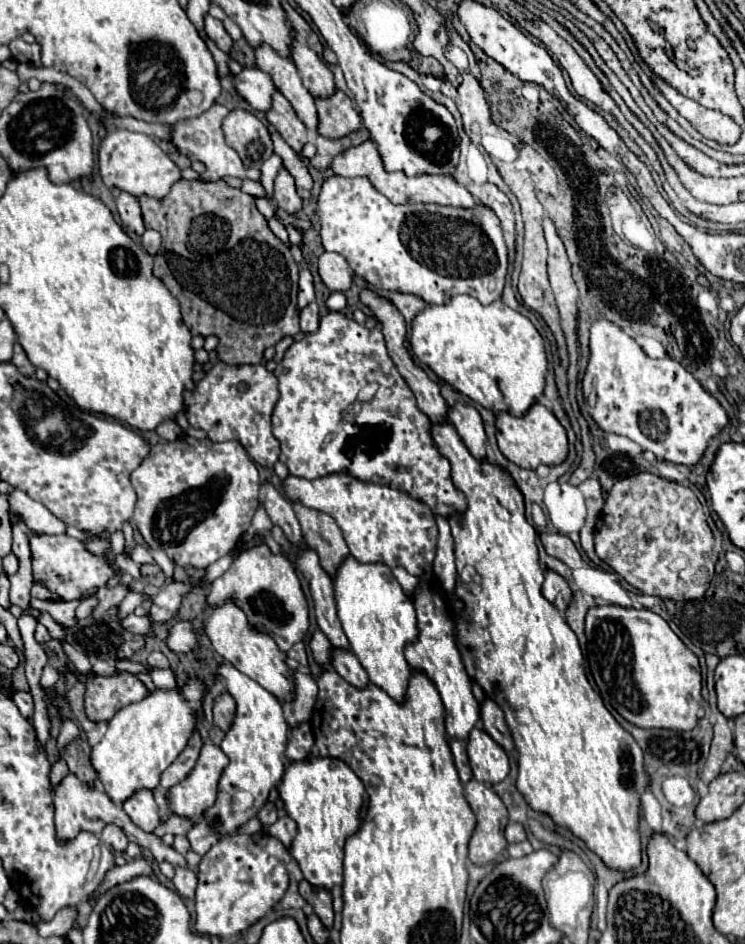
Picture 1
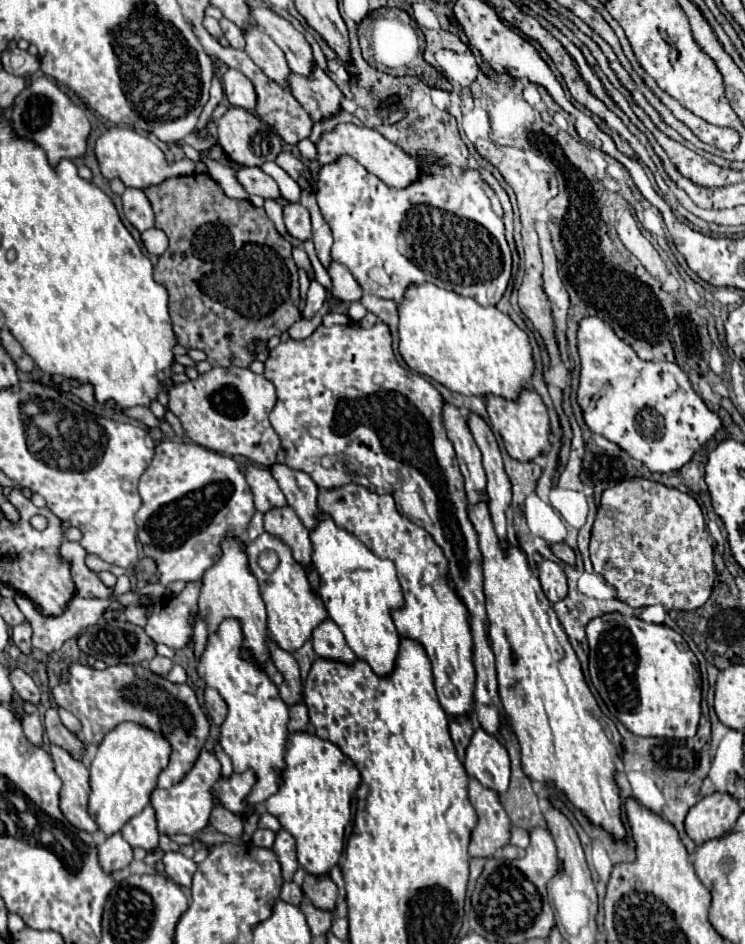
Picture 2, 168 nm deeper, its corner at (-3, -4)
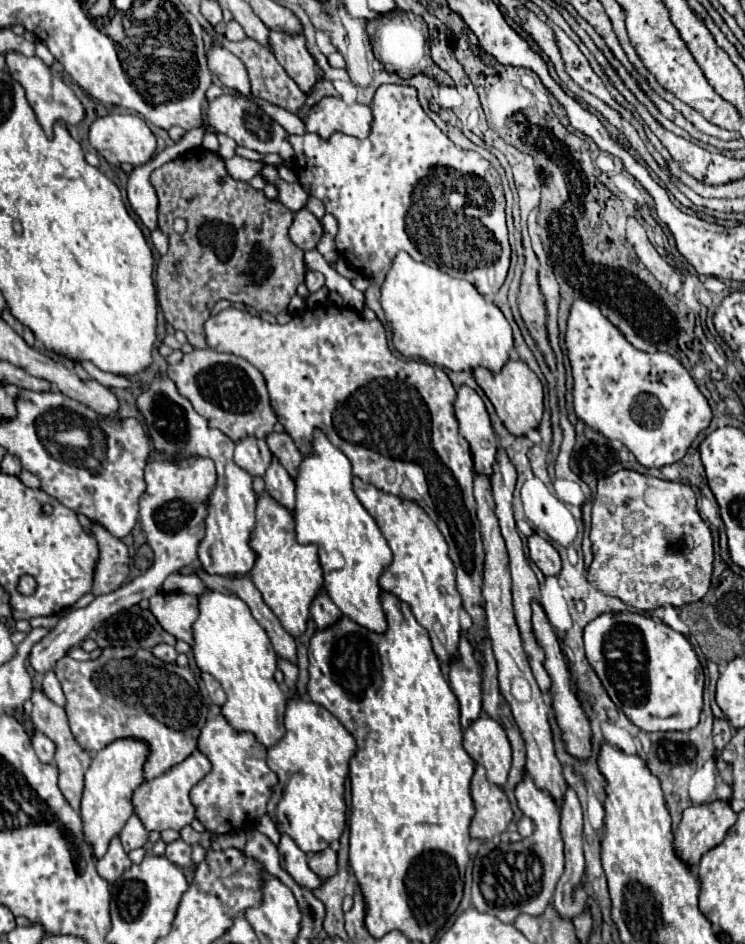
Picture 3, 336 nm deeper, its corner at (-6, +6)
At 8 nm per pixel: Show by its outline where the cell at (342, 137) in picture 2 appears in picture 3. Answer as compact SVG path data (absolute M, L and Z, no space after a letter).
M323 98L307 116L307 132L313 132L327 140L335 132L343 132L355 138L367 138L371 134L373 114L365 104L347 106L341 98Z

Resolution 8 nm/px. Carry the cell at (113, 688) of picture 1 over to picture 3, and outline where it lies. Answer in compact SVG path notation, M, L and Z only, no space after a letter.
M105 648L97 660L89 662L61 658L55 674L67 698L65 712L71 732L85 750L97 752L119 736L147 740L151 748L145 768L147 780L165 774L195 752L209 706L189 668L165 664L141 648Z

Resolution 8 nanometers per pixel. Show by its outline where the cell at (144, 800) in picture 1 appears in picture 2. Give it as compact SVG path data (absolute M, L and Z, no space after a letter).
M146 806L140 814L136 814L132 820L126 822L122 828L124 840L132 848L144 848L144 850L154 850L158 848L158 830L156 830L156 820L154 812L150 806Z

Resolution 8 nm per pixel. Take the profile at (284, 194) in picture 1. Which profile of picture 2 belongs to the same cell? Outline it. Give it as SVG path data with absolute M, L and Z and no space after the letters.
M288 204L284 208L284 224L290 236L294 236L300 242L306 242L312 238L312 226L310 226L310 212L300 204Z

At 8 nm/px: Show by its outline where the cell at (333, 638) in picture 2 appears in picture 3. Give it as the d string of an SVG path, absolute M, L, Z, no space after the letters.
M321 590L321 594L311 604L311 616L313 616L317 628L325 630L325 628L337 624L343 618L343 612L331 602L331 598L327 596L327 592Z

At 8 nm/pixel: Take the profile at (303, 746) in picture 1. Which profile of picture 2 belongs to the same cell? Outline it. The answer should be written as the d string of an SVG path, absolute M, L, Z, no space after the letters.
M296 702L290 706L290 722L288 722L288 730L290 732L300 732L300 730L308 730L308 710L304 706L304 702Z

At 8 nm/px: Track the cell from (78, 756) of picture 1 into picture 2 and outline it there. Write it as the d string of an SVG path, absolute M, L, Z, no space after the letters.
M48 708L46 710L46 714L44 714L44 726L46 726L46 734L48 734L50 742L66 748L74 758L82 760L86 746L60 722L60 716L58 716L56 708Z

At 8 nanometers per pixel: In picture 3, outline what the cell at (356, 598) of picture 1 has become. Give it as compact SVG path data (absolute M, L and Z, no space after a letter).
M315 430L313 454L303 458L295 478L295 536L299 544L315 544L319 548L319 562L323 568L323 588L335 606L359 626L383 634L387 618L381 604L379 578L391 564L393 554L387 540L379 532L377 522L363 508L351 488L351 462L335 448L321 430Z

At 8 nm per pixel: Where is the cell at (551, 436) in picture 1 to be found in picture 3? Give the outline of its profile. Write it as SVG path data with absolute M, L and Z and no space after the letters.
M509 360L503 366L503 372L493 374L487 372L485 368L475 368L473 372L477 384L485 392L485 396L491 400L495 406L495 412L503 426L513 434L513 436L525 436L529 430L537 430L541 416L543 416L543 384L539 378L531 372L531 368L521 362L521 360Z

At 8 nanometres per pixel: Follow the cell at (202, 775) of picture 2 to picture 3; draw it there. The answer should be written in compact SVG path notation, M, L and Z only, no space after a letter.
M195 750L187 760L183 760L181 764L177 764L175 768L171 768L169 772L165 772L163 776L159 778L153 778L153 780L145 780L137 790L135 790L135 796L133 796L133 804L135 804L135 814L139 814L139 818L143 820L145 828L147 830L157 830L157 832L163 832L167 828L173 828L173 830L181 830L183 826L191 824L195 820L195 806L189 798L189 792L191 788L209 774L211 770L211 762L209 758Z

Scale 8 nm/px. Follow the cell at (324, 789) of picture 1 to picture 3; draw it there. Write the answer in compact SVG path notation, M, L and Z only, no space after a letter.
M291 698L287 702L287 712L285 712L285 736L281 742L273 748L267 750L267 766L277 774L277 784L271 786L271 800L267 802L267 814L273 818L277 824L279 832L289 834L295 844L303 852L323 852L329 848L331 842L339 840L339 836L345 830L345 780L349 774L349 762L355 756L355 740L353 736L327 712L323 706L301 700L301 698Z

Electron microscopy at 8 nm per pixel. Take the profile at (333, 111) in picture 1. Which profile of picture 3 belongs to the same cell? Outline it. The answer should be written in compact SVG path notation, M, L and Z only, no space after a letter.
M271 32L271 46L285 72L305 94L311 94L313 86L323 78L323 72L317 66L317 60L309 54L305 36L283 36L281 32Z

